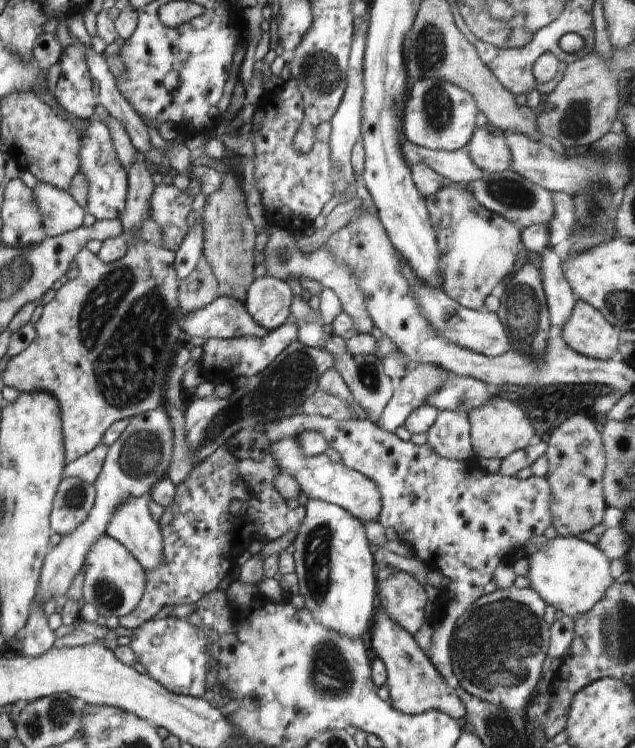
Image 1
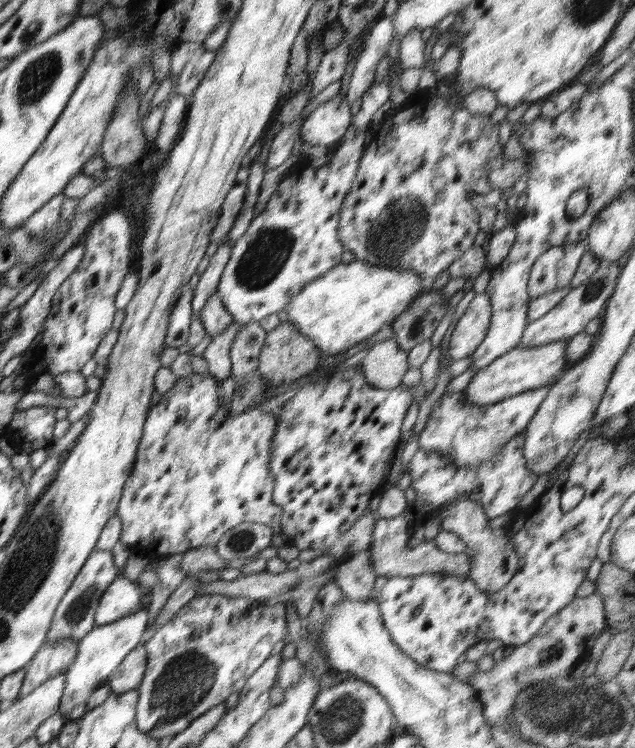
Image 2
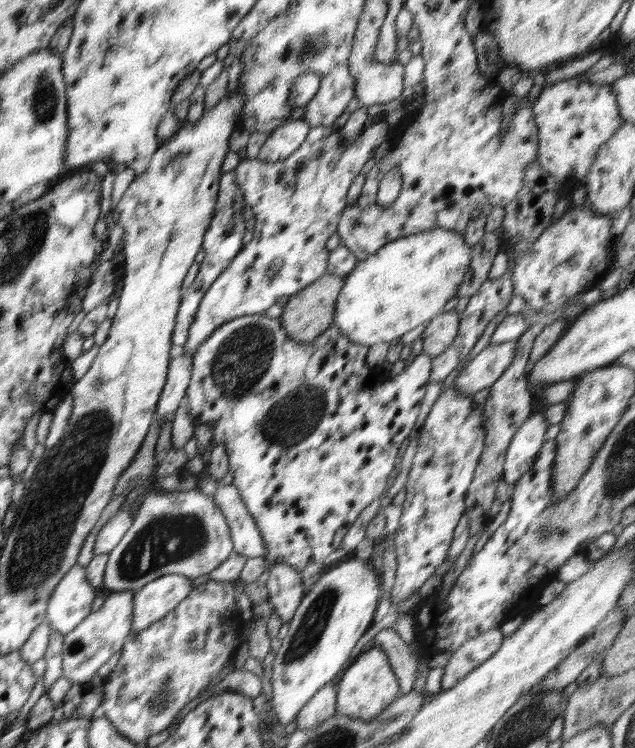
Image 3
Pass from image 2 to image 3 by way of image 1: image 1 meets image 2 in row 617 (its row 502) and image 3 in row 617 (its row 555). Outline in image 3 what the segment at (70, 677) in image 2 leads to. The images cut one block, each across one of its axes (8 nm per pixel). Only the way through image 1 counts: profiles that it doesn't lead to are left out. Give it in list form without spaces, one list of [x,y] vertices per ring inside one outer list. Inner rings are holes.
[[[164,575],[133,594],[130,636],[143,632],[184,601],[194,587],[184,575]]]

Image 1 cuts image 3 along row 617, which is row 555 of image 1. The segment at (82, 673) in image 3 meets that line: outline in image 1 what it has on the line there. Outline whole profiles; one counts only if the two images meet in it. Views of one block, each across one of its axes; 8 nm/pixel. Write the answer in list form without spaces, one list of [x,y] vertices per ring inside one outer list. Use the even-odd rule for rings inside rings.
[[[102,536],[92,546],[90,552],[88,552],[87,561],[84,566],[85,580],[83,588],[82,602],[89,603],[96,606],[96,609],[100,612],[100,615],[108,619],[109,617],[116,616],[118,619],[131,614],[144,595],[146,589],[146,574],[142,569],[142,566],[132,557],[132,554],[128,550],[119,544],[113,537]]]

